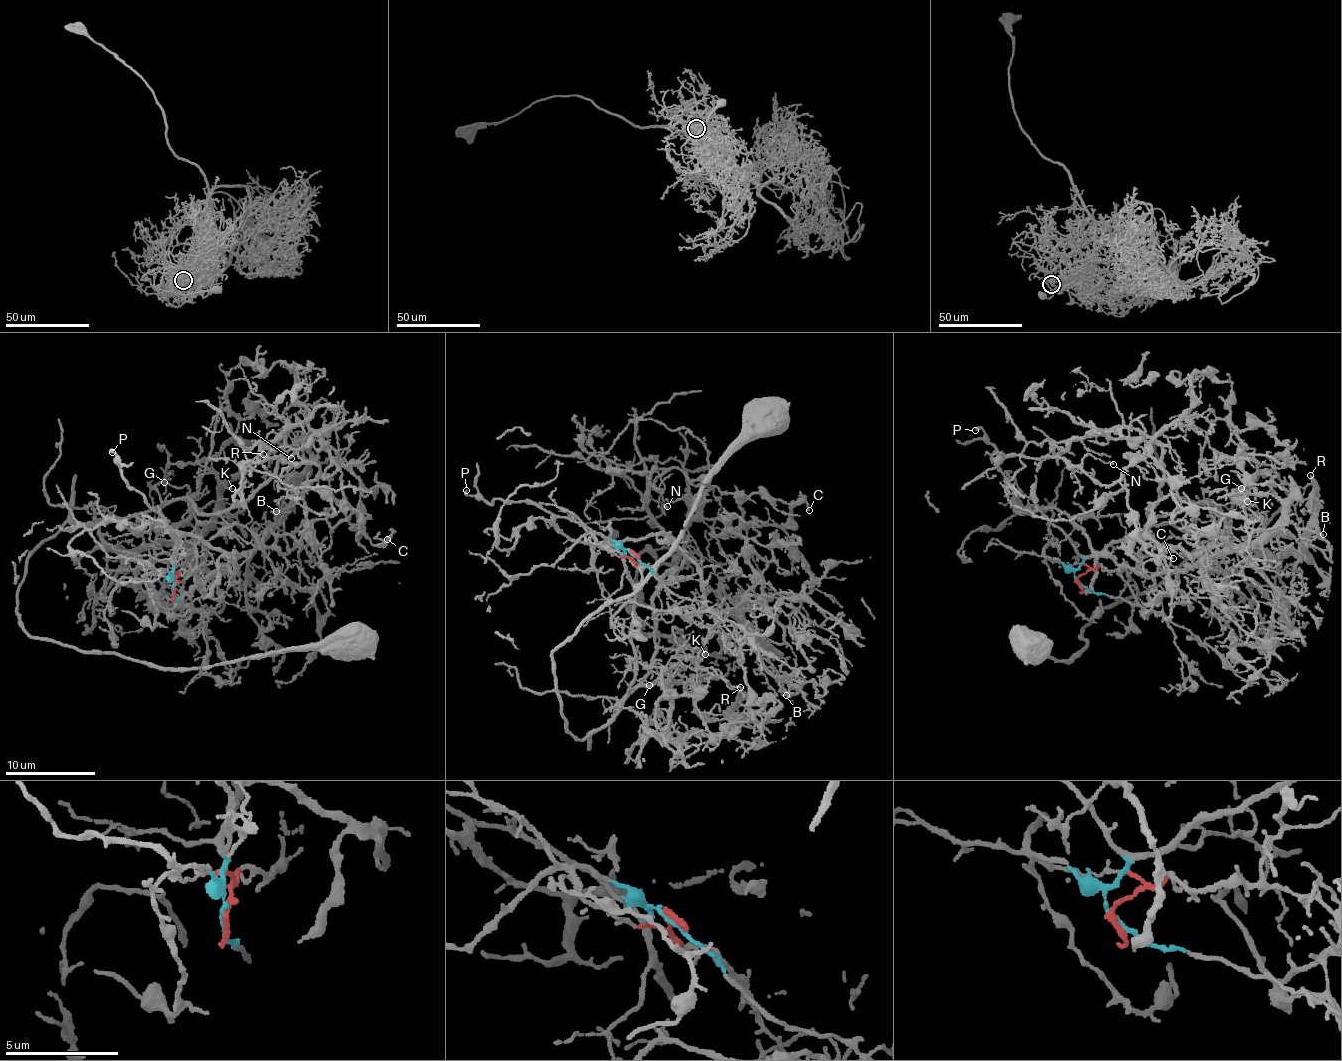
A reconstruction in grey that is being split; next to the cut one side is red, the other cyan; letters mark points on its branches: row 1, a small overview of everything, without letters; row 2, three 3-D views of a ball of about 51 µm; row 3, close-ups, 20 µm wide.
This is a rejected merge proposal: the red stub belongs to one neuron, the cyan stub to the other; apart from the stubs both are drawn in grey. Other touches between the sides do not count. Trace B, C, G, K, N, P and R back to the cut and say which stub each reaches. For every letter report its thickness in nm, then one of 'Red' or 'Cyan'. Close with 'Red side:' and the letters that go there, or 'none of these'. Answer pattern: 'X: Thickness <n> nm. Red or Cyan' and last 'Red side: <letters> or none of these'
B: Thickness 90 nm. Red
C: Thickness 150 nm. Red
G: Thickness 140 nm. Red
K: Thickness 150 nm. Red
N: Thickness 80 nm. Red
P: Thickness 240 nm. Cyan
R: Thickness 170 nm. Red
Red side: B, C, G, K, N, R

